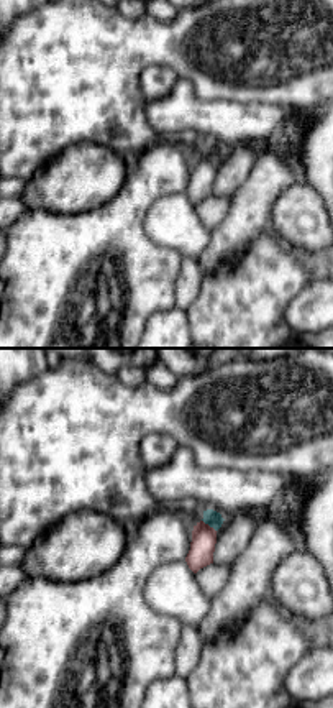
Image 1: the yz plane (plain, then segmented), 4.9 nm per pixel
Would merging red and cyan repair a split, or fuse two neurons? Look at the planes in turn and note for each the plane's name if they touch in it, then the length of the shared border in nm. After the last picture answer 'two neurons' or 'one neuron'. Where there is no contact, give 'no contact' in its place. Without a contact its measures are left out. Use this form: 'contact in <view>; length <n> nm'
contact in yz; length 90 nm

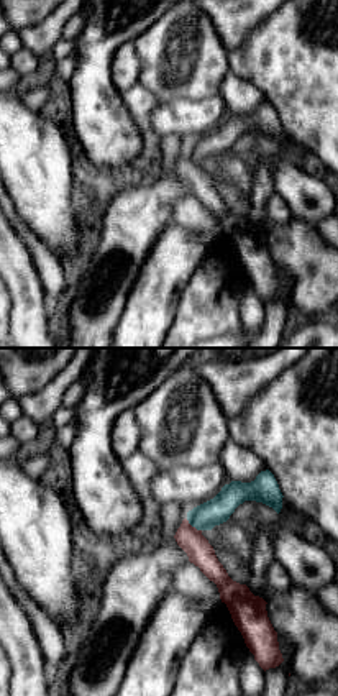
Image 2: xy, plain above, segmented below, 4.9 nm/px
contact in xy; length 100 nm

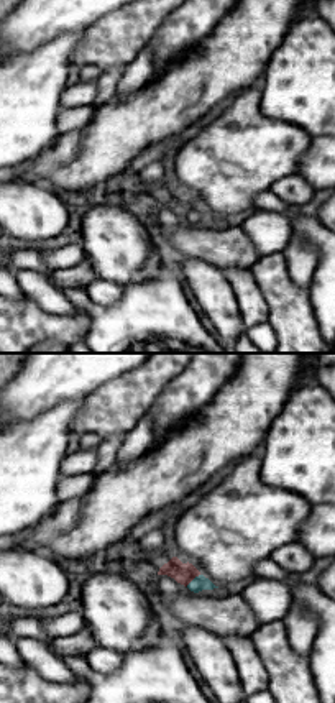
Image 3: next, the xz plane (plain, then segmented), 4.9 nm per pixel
contact in xz; length 90 nm

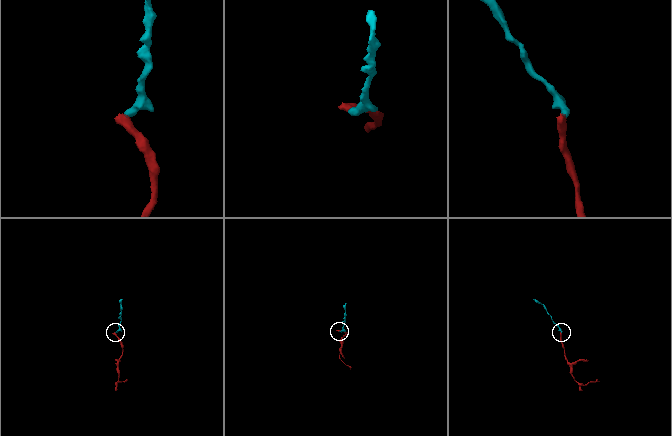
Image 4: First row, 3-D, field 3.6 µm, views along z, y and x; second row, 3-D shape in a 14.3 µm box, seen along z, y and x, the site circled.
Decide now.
two neurons

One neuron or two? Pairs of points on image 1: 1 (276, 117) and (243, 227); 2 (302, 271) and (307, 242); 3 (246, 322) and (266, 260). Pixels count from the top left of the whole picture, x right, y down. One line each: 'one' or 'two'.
1: two
2: two
3: one

